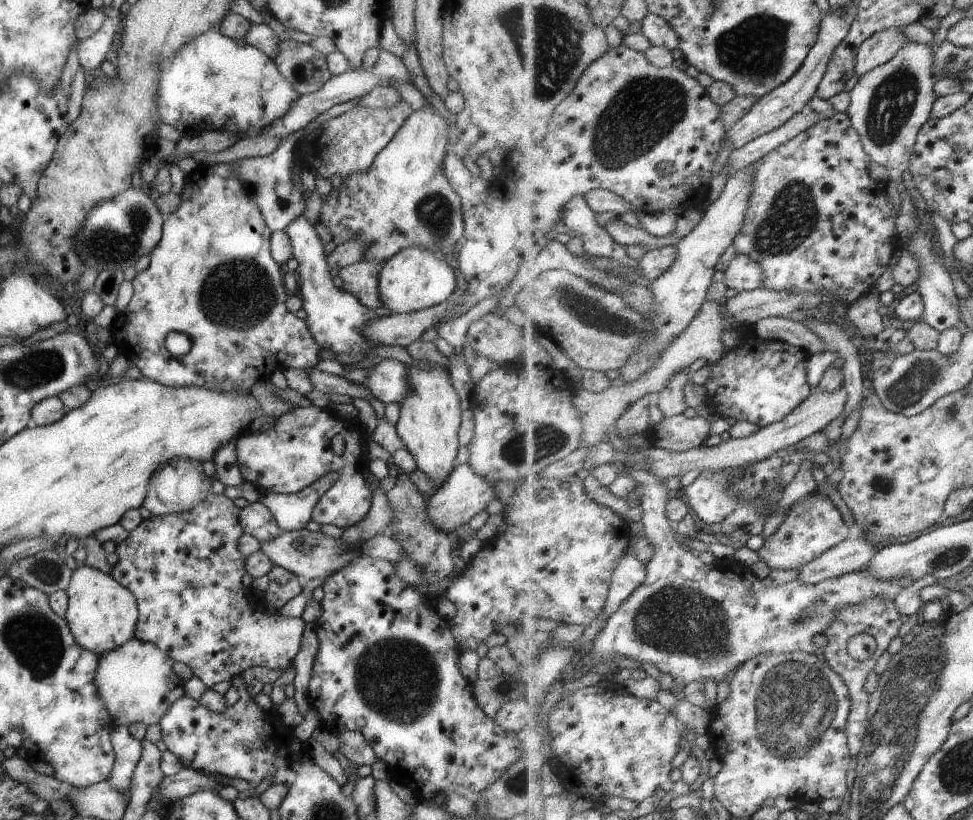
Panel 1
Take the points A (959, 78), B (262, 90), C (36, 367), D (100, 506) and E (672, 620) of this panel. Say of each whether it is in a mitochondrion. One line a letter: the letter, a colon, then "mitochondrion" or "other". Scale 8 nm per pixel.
A: other
B: other
C: mitochondrion
D: other
E: mitochondrion

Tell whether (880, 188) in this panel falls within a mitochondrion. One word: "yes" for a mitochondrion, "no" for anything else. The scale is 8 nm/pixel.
no

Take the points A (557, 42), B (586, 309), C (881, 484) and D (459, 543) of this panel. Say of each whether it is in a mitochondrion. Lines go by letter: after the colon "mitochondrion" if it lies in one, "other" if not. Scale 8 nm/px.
A: mitochondrion
B: mitochondrion
C: mitochondrion
D: other

